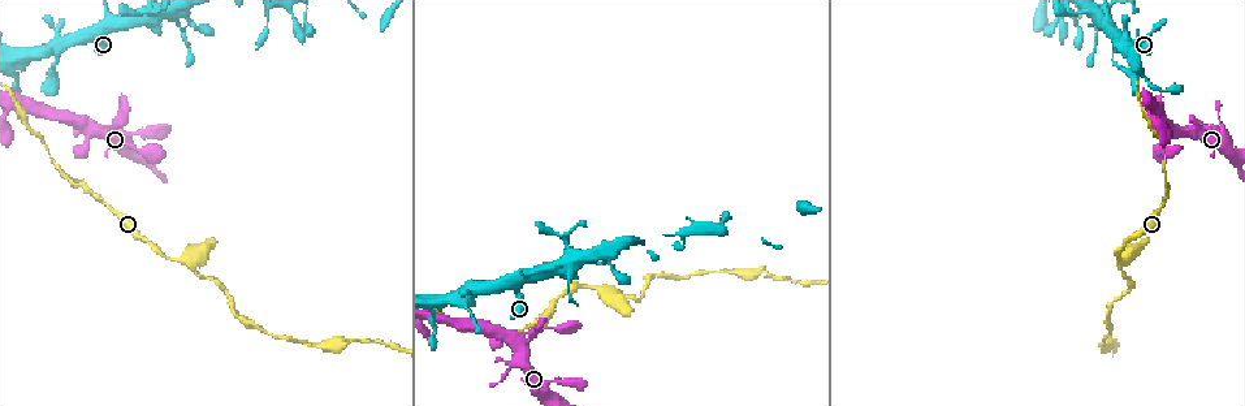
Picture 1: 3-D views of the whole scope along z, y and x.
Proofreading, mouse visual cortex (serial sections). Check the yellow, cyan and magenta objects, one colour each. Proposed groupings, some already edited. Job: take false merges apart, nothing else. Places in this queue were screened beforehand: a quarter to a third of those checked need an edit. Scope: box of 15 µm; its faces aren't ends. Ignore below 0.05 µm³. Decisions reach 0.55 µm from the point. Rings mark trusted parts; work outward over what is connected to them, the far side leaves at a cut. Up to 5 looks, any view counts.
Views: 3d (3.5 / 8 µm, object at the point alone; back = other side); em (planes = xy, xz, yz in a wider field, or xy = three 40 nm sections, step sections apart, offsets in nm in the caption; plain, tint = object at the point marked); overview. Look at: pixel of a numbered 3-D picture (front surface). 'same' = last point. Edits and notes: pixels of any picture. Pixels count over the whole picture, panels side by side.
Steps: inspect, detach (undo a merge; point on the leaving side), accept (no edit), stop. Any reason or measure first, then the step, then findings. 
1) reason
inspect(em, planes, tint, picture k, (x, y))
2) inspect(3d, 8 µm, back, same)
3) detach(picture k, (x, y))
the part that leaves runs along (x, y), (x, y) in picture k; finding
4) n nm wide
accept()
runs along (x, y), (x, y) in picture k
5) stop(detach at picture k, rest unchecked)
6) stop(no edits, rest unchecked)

inspect(3d, 8 µm, picture 1, (1197, 124))

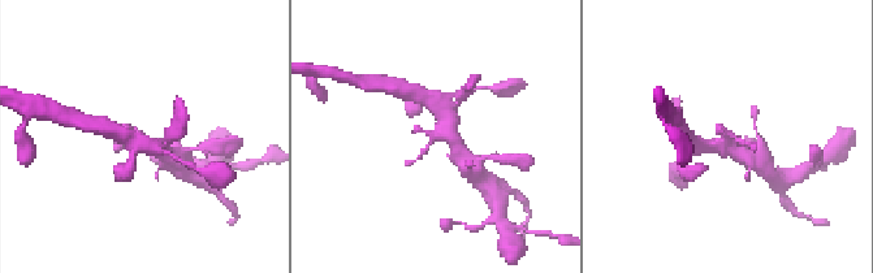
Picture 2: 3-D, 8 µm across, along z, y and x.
inspect(3d, 3.5 µm, picture 2, (436, 134))

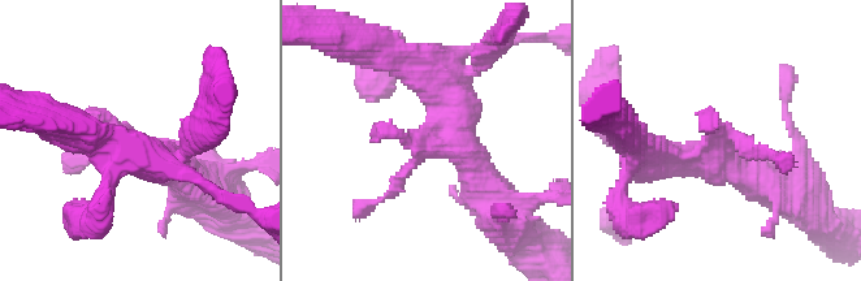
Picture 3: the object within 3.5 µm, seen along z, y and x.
shape alone is not enough
inspect(em, xy, step 5, tint, picture 3, (427, 145))

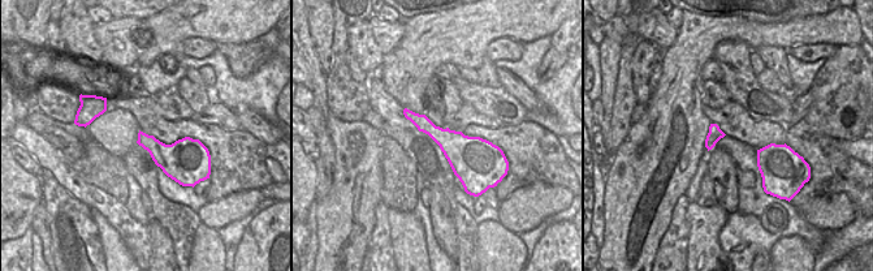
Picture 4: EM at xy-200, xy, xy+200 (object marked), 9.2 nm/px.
accept()
runs along (481, 184), (464, 147), (429, 145), (373, 204) in picture 3; all the same cell

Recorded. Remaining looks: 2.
a narrow waist
inspect(3d, 8 µm, back, picture 1, (1148, 101))

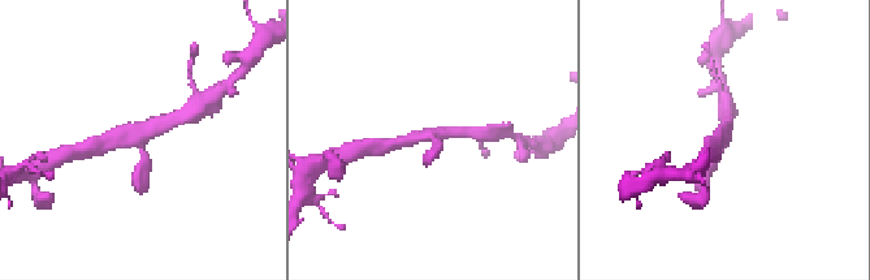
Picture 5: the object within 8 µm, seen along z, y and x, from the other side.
3 arms; arms of 200, 300, 300 nm; now the EM
inspect(em, xy, step 2, tint, picture 5, (420, 136))

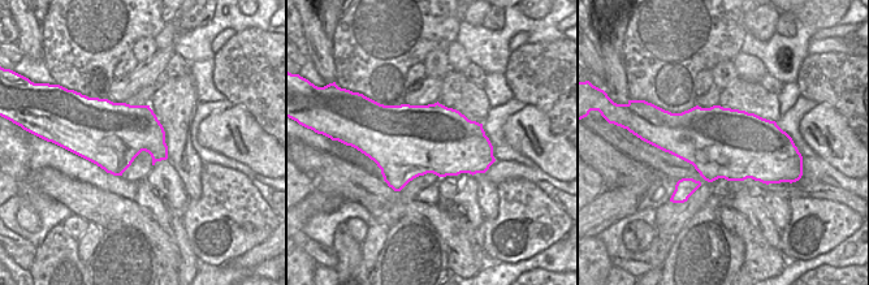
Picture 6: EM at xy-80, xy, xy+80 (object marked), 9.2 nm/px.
accept()
runs along (96, 145), (130, 137), (143, 154), (143, 167) in picture 5; all the same cell

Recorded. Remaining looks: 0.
stop(no edits, rest unchecked)

